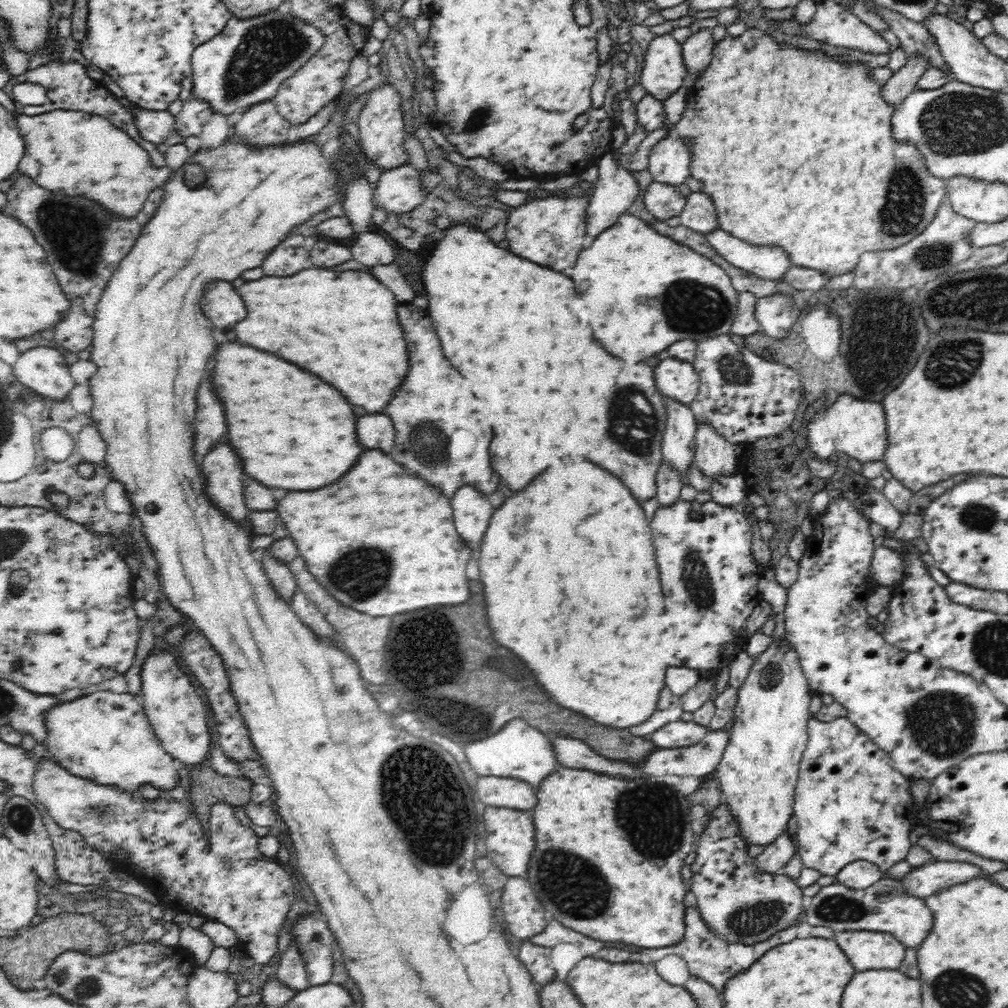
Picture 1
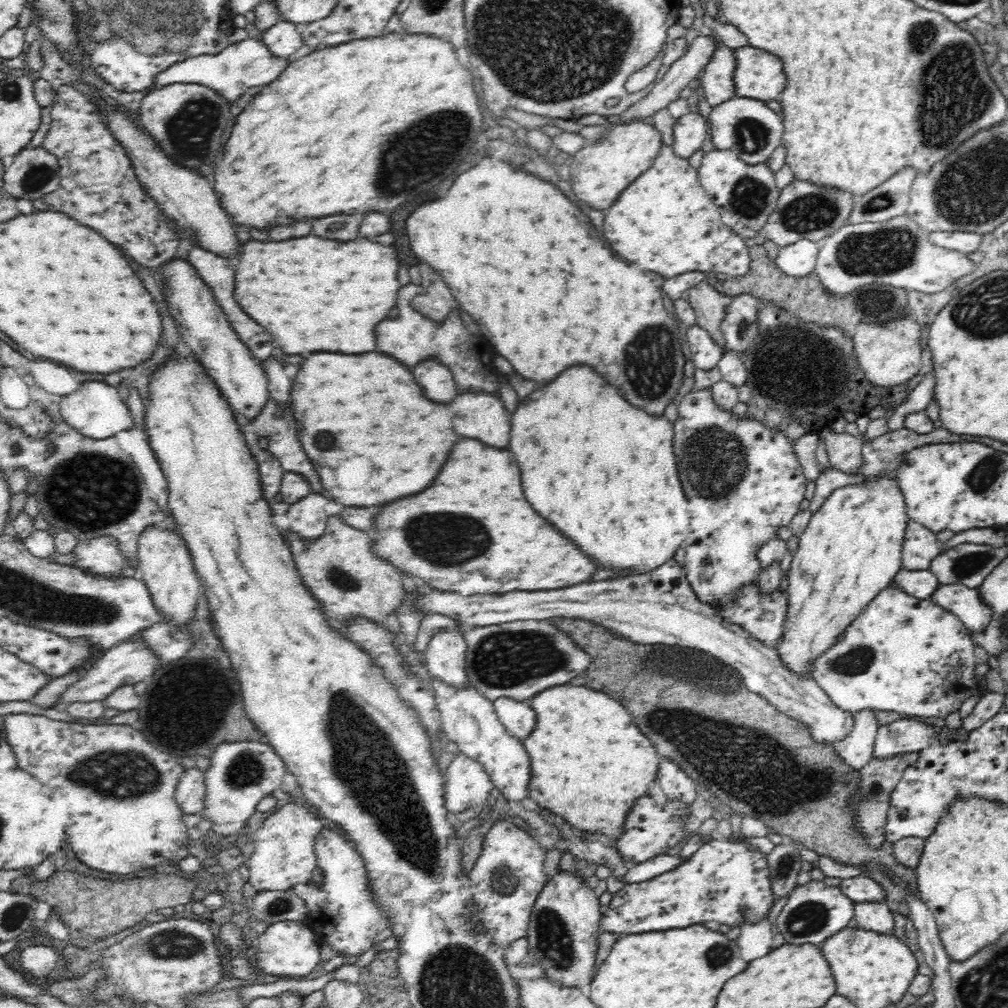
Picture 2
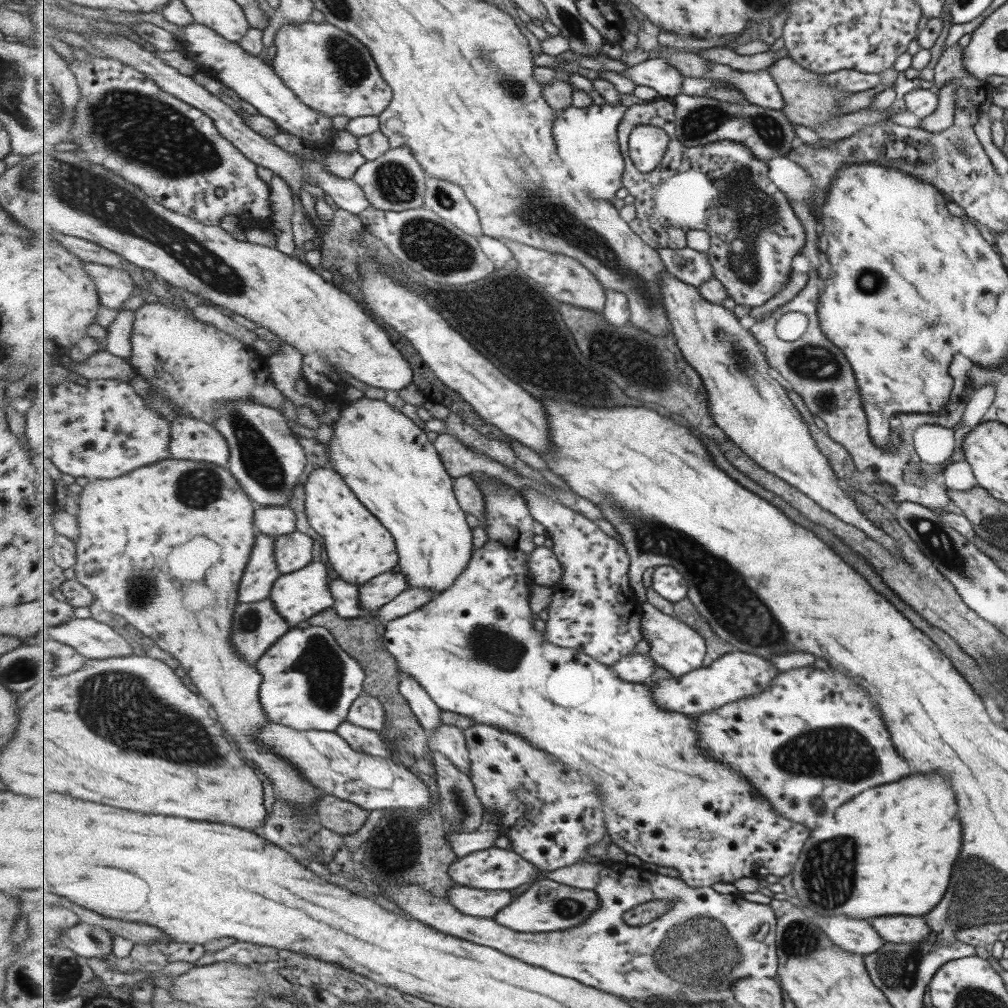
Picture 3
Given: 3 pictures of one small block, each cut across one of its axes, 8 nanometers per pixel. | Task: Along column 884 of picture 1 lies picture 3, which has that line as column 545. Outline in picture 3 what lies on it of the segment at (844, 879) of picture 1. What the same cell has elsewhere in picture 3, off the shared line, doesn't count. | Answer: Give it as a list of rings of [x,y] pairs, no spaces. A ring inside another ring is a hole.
[[[491,847],[485,850],[477,850],[467,856],[458,859],[452,864],[450,874],[456,884],[481,888],[483,890],[513,890],[523,884],[529,884],[537,874],[547,878],[548,873],[537,868],[532,862],[525,860],[520,854],[512,851],[511,848]]]

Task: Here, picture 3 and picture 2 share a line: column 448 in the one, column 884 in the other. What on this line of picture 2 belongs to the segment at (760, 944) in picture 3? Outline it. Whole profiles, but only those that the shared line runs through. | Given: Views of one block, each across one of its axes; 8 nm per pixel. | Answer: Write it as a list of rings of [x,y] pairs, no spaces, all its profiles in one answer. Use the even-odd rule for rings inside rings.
[[[880,899],[880,902],[856,902],[854,910],[854,918],[858,927],[878,931],[880,934],[893,934],[895,925],[893,911],[889,909],[884,900]]]

